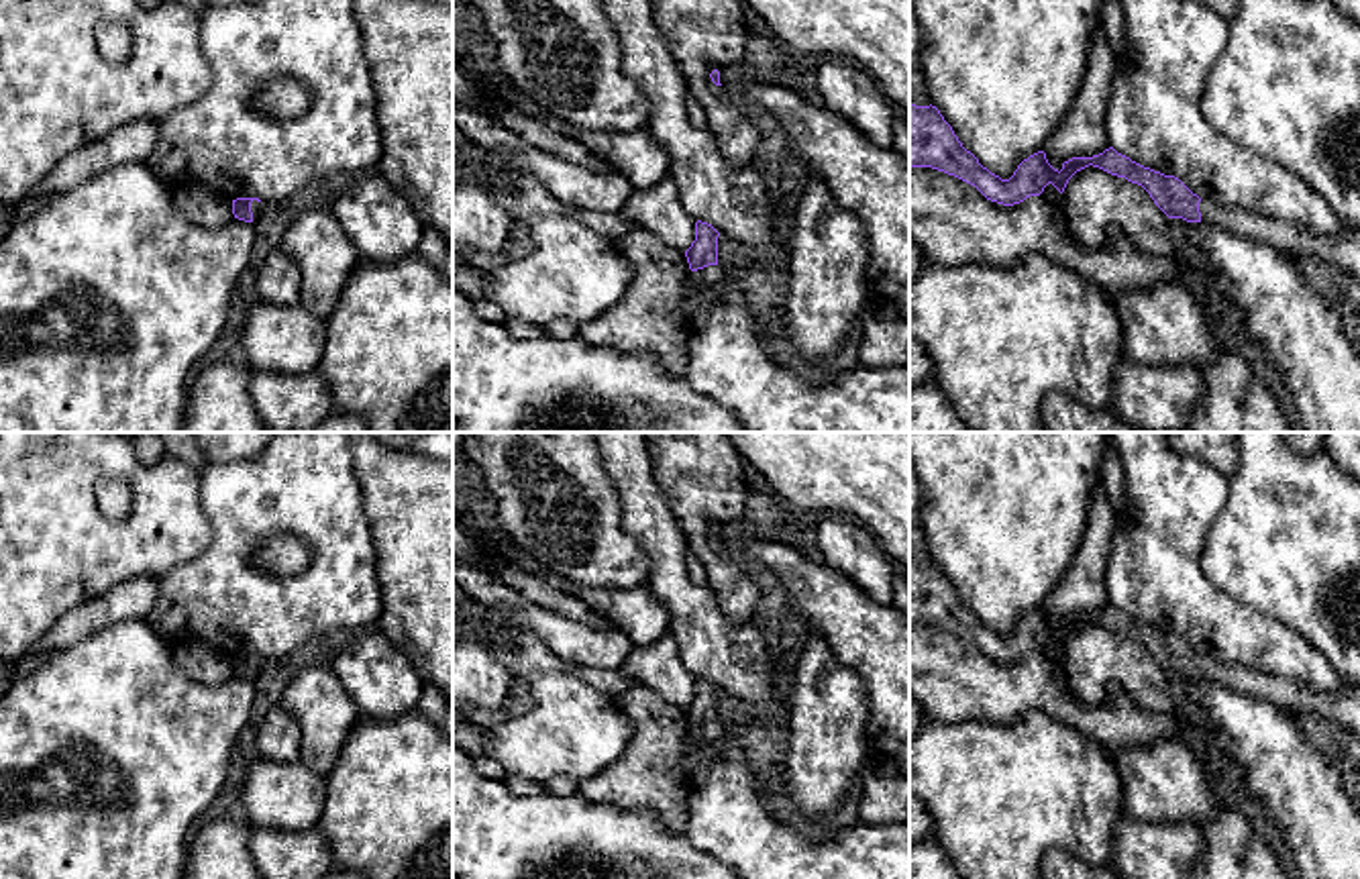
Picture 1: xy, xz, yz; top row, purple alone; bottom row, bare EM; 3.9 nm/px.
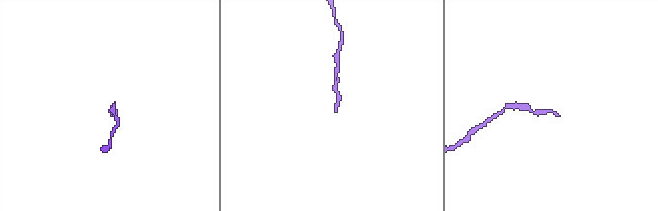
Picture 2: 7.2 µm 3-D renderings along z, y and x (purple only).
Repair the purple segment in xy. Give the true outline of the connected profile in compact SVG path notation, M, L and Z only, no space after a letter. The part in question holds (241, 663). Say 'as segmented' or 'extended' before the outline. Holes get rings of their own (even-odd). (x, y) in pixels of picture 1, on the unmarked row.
extended | M237 655L232 657L232 671L239 677L255 679L261 671L263 659L259 655Z

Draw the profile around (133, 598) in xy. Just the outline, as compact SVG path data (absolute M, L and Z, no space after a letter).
M133 577L67 610L31 653L59 651L128 618L143 618L159 596L153 577Z

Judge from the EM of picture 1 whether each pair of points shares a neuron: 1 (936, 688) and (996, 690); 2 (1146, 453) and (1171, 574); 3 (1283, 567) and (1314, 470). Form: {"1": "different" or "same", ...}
{"1": "same", "2": "same", "3": "same"}

